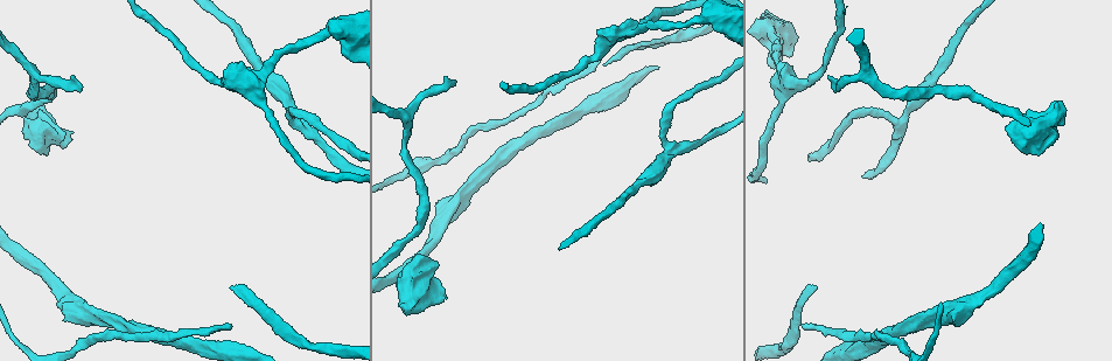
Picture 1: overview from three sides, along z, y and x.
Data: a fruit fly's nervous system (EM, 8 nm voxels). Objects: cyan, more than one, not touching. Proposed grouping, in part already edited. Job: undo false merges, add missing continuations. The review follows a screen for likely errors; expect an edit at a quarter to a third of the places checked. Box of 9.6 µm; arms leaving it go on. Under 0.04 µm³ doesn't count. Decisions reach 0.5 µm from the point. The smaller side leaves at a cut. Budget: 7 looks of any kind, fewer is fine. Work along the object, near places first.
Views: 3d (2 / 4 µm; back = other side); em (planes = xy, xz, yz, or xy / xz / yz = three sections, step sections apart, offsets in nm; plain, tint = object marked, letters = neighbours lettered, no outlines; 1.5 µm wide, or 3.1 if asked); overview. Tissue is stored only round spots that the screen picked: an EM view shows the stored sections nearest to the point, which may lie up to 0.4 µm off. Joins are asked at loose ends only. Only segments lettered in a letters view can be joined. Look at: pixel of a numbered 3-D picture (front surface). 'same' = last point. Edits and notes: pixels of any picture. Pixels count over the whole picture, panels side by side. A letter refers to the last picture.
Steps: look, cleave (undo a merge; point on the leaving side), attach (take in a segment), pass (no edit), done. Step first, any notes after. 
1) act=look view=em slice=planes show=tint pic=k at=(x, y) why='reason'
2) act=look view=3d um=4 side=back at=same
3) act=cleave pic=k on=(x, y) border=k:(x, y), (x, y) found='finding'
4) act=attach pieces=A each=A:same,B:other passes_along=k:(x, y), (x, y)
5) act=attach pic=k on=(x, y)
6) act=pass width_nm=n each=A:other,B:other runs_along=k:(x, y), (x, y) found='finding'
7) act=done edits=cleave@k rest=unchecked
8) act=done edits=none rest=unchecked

act=look view=3d um=2 side=back pic=1 at=(73, 131) why='branch stops here'

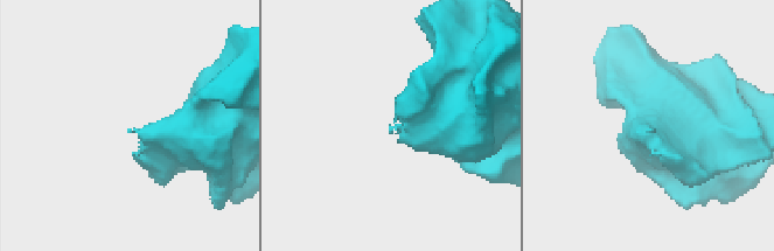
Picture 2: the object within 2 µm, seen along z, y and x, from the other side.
act=look view=em slice=planes show=letters pic=2 at=(652, 128)

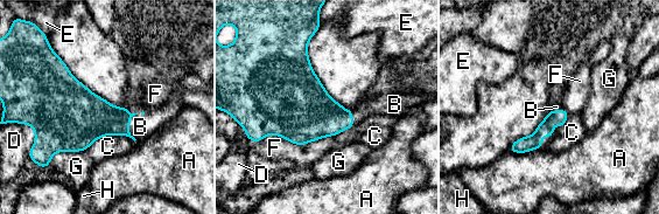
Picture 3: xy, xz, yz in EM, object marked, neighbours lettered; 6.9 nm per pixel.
act=attach pic=3 on=(140, 126) longest_contact=F:700nm each=A:other,B:same,C:other,D:other,E:other,F:other,G:other,H:other passes_along=3:(93, 117), (128, 124), (140, 126) found='the neuron continues'

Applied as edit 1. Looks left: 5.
act=look view=3d um=4 pic=1 at=(900, 123)

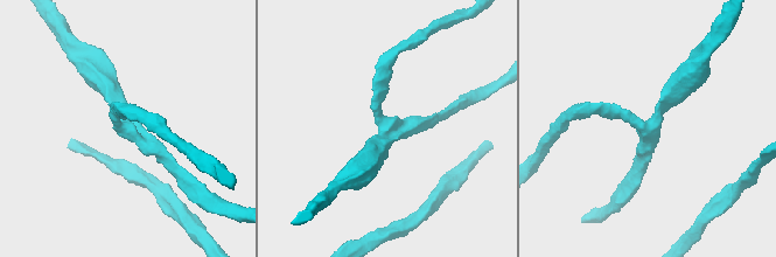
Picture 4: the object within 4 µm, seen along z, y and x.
act=look view=em slice=xz step=4 show=letters pic=4 at=(386, 132) why='shape alone is not enough'

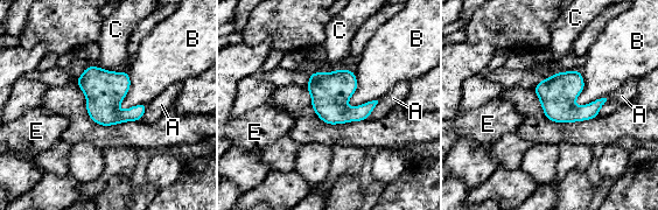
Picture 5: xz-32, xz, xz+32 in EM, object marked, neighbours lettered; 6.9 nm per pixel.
act=pass width_nm=260 each=A:other,B:other,C:other,E:other border=5:(350, 69), (347, 106), (377, 100) found='all the same neuron'

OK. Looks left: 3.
act=look view=em slice=xz step=8 show=letters pic=1 at=(814, 287)

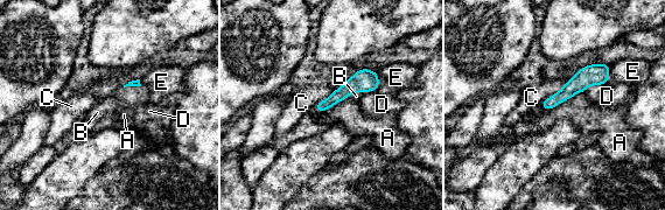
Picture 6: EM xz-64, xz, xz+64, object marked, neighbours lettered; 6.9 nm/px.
act=attach pic=6 on=(131, 97) longest_contact=A:260nm each=A:other,B:same,C:other,D:other,E:other passes_along=6:(134, 83), (132, 85), (131, 97) found='it goes on there'

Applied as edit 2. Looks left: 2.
act=done edits=attach@3,attach@6 rest=unchecked

